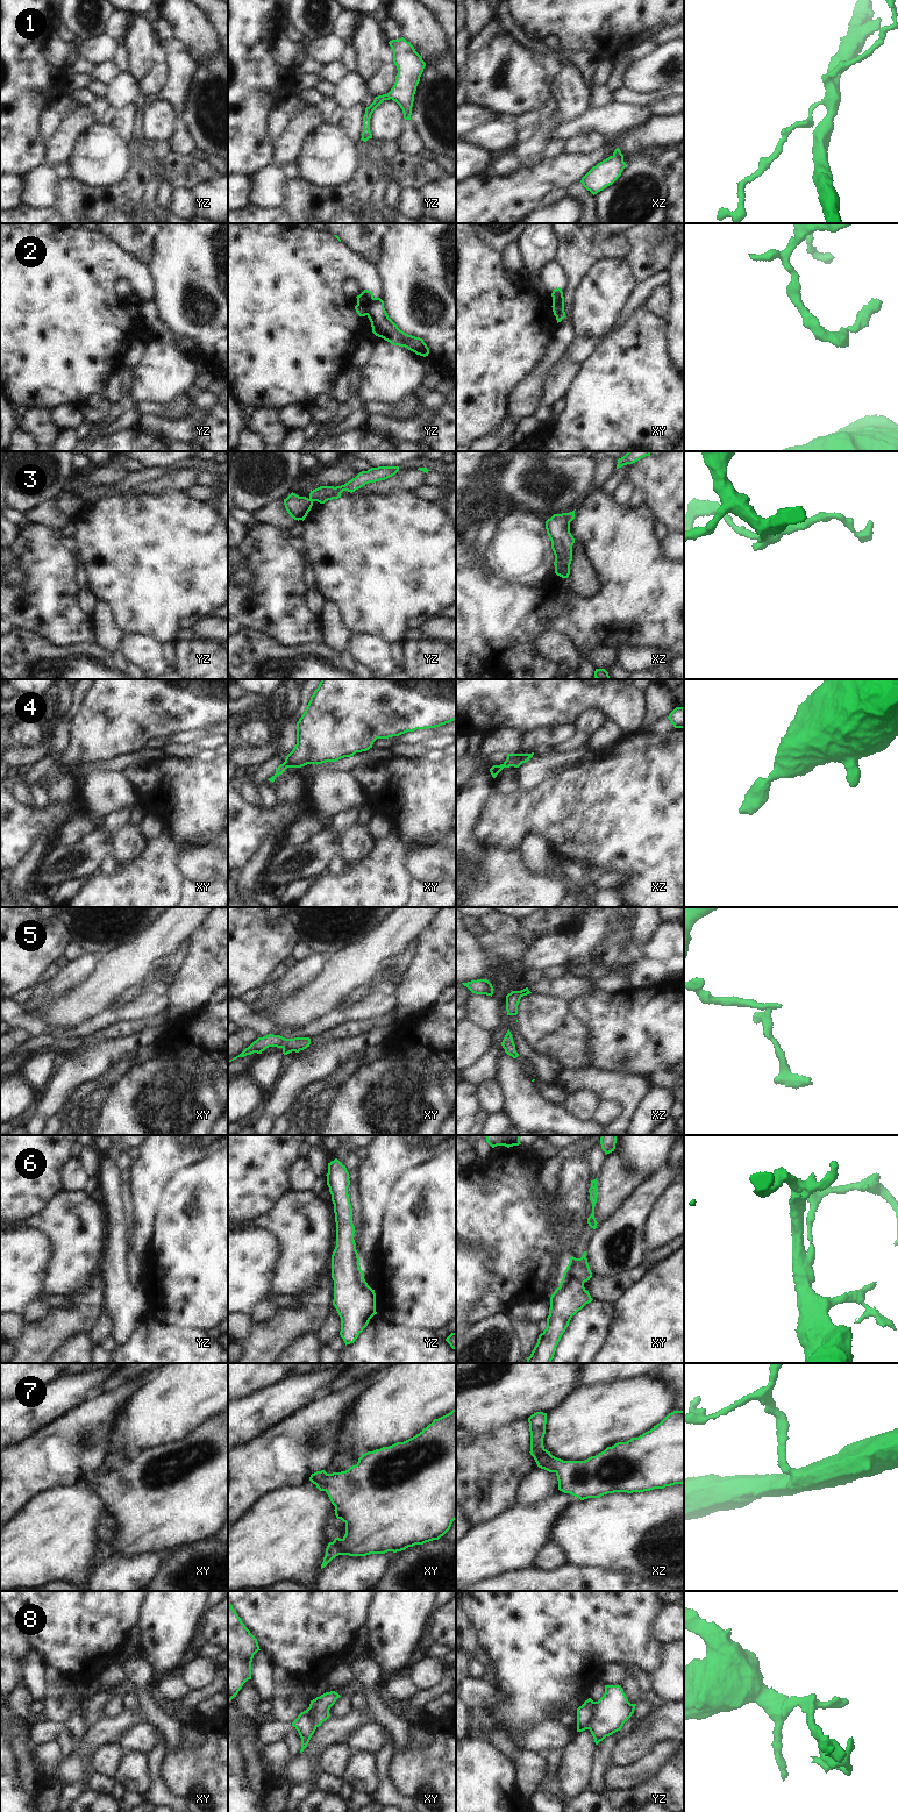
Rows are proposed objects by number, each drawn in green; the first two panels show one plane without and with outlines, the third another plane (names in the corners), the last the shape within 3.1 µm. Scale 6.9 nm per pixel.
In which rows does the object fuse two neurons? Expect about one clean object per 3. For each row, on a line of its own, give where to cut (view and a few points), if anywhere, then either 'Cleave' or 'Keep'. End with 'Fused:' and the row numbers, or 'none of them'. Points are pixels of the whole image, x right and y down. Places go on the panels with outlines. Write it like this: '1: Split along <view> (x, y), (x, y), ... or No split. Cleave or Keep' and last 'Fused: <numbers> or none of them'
1: No split. Keep
2: Split along yz (372, 297), (365, 314). Cleave
3: Split along yz (309, 498), (312, 501). Cleave
4: No split. Keep
5: Split along xy (283, 1047), (293, 1050). Cleave
6: Split along xy (564, 1272), (583, 1284). Cleave
7: No split. Keep
8: Split along yz (596, 1702), (593, 1719), (589, 1728). Cleave
Fused: 2, 3, 5, 6, 8.

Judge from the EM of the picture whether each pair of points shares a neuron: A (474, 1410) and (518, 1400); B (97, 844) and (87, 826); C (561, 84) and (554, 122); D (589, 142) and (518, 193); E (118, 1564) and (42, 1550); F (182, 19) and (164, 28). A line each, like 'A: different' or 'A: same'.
A: same
B: different
C: same
D: different
E: different
F: different

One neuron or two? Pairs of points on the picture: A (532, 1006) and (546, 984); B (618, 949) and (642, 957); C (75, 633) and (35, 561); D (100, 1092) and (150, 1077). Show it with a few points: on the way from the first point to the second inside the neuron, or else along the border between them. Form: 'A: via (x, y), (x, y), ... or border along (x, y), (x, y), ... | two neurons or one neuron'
A: border along (532, 992), (550, 993), (567, 1000) | two neurons
B: via (624, 950), (636, 957) | one neuron
C: via (57, 615), (51, 610), (51, 578) | one neuron
D: border along (109, 1088), (95, 1115) | two neurons

